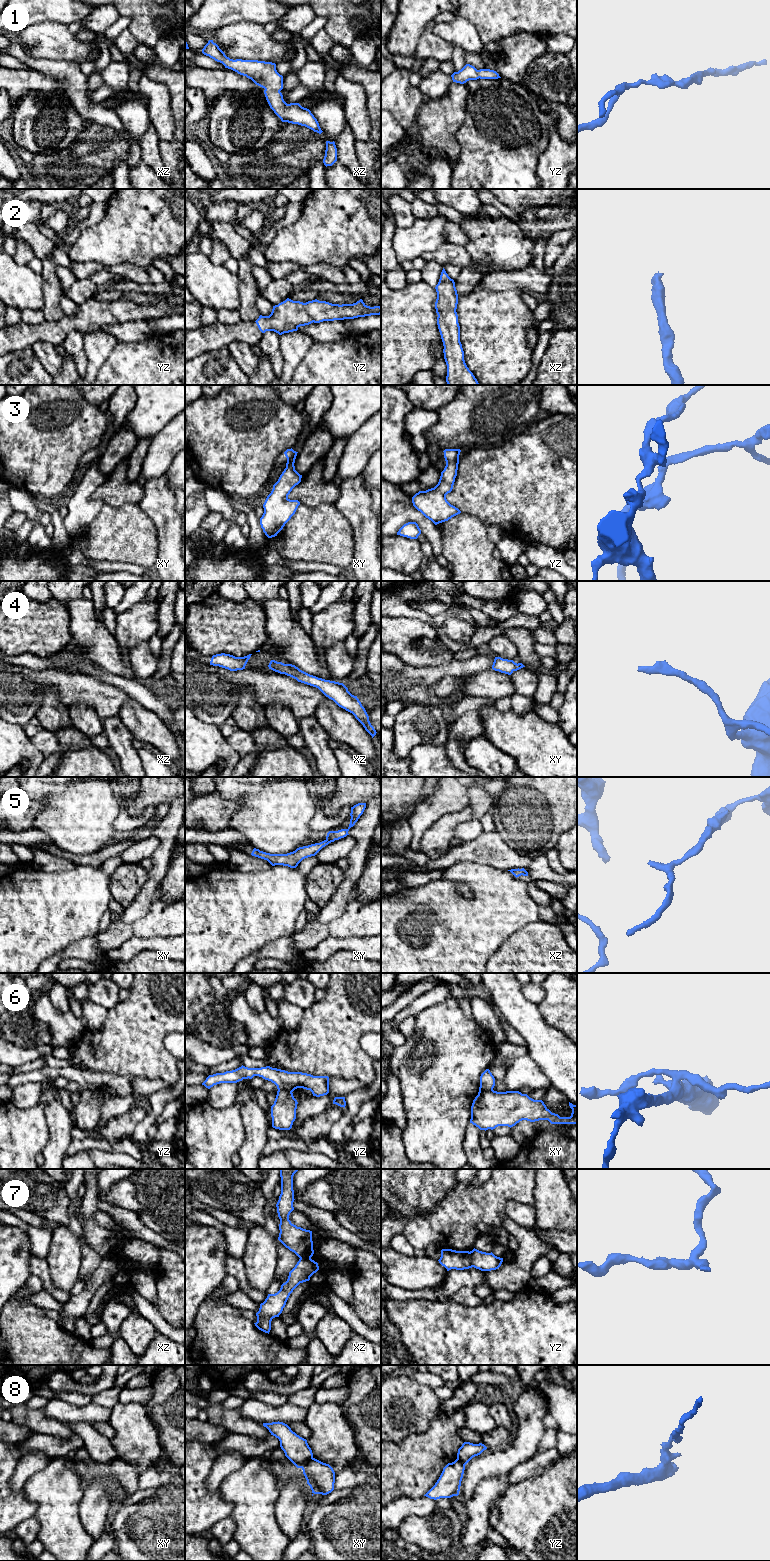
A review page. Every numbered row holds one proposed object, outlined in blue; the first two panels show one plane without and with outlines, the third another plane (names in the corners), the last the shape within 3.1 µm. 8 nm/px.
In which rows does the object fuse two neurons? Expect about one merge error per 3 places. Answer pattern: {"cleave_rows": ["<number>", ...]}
{"cleave_rows": ["6", "7", "8"]}

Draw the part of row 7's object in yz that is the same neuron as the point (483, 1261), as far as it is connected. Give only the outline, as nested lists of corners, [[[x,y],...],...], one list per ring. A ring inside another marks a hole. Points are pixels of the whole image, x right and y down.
[[[474,1248],[470,1254],[472,1266],[481,1271],[496,1270],[503,1262],[503,1258],[495,1256],[492,1252],[486,1253]]]

